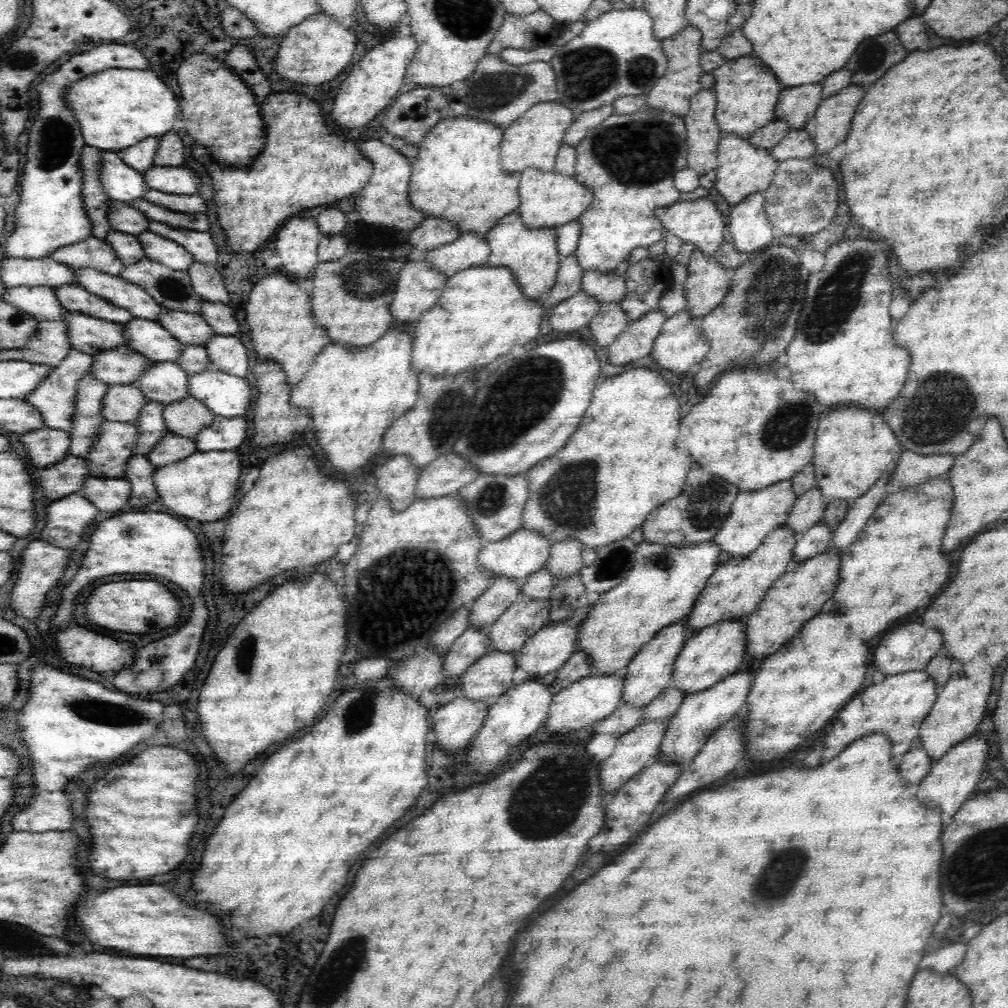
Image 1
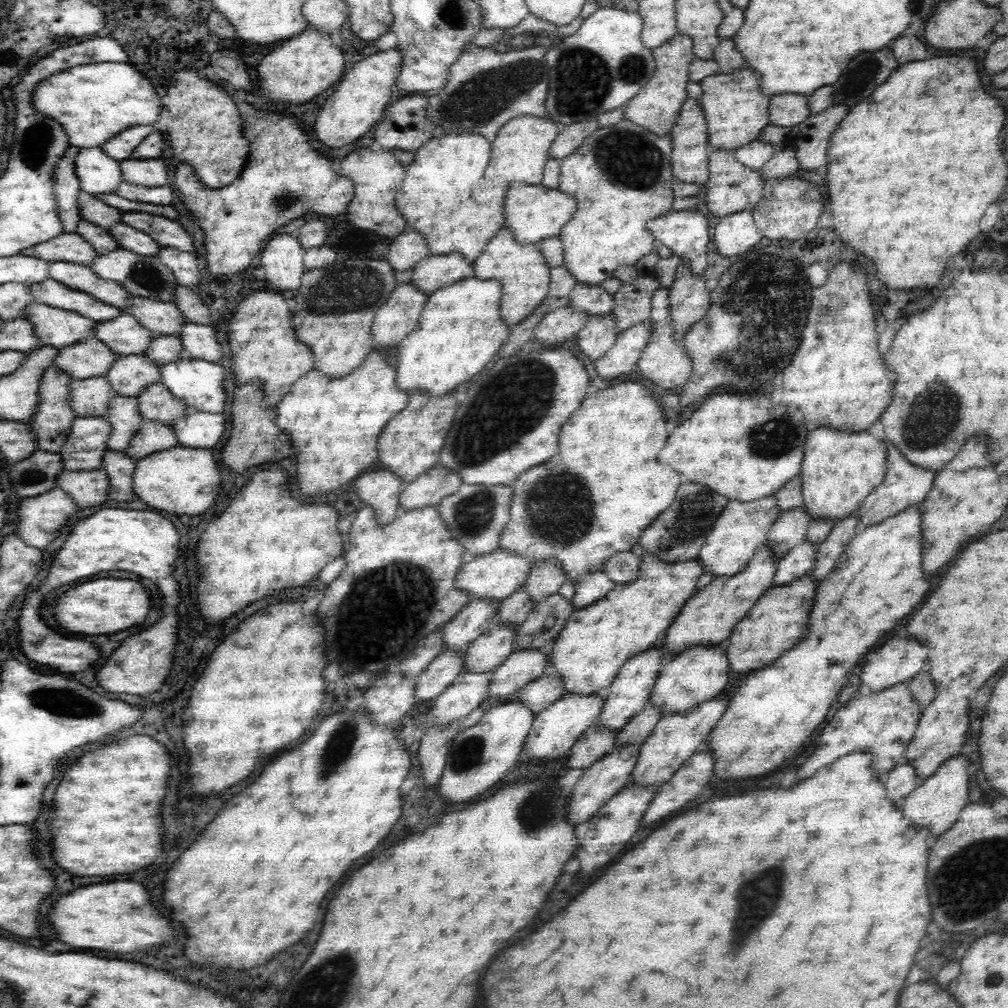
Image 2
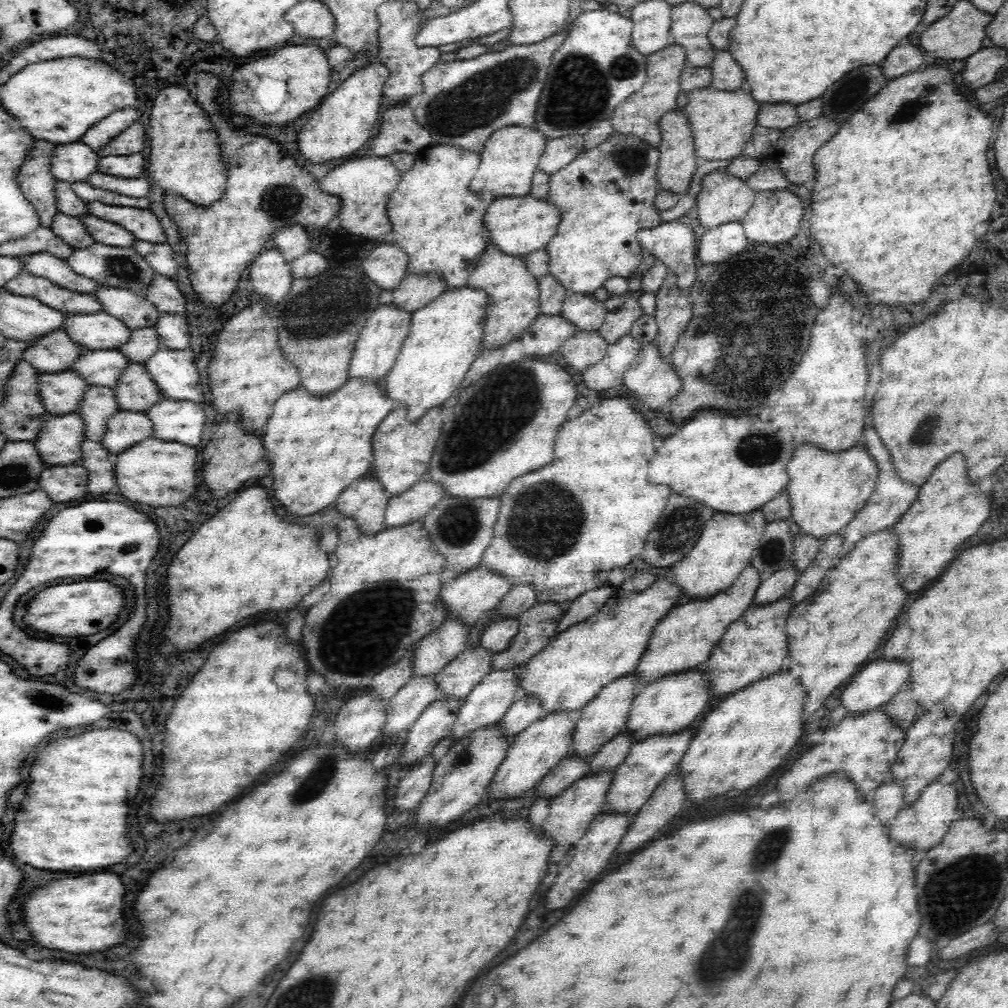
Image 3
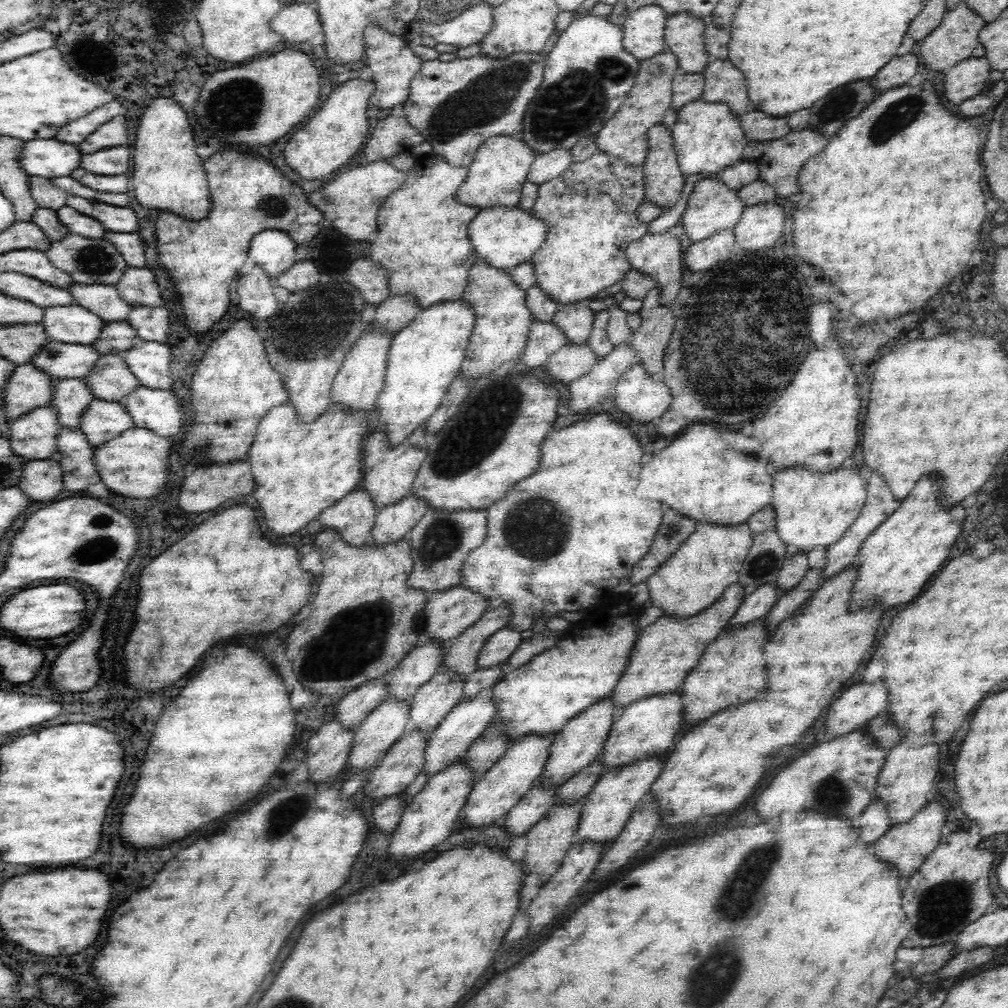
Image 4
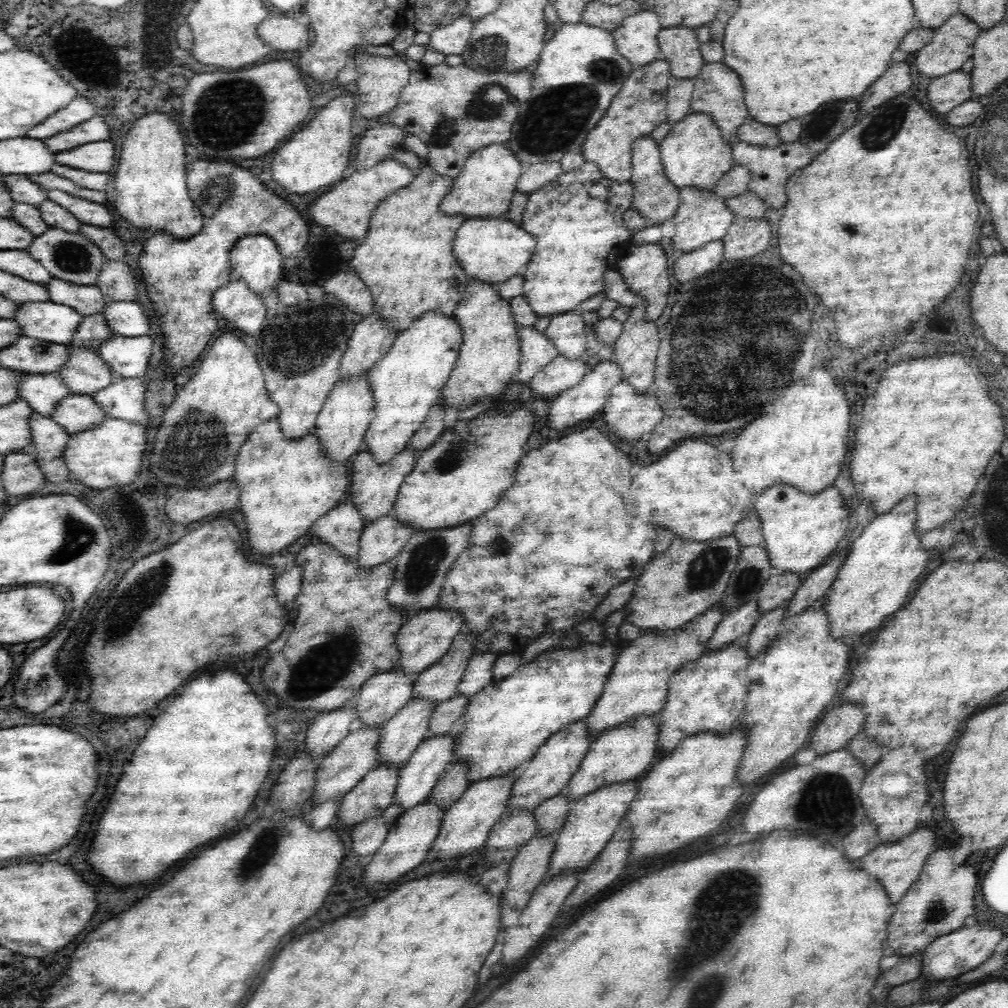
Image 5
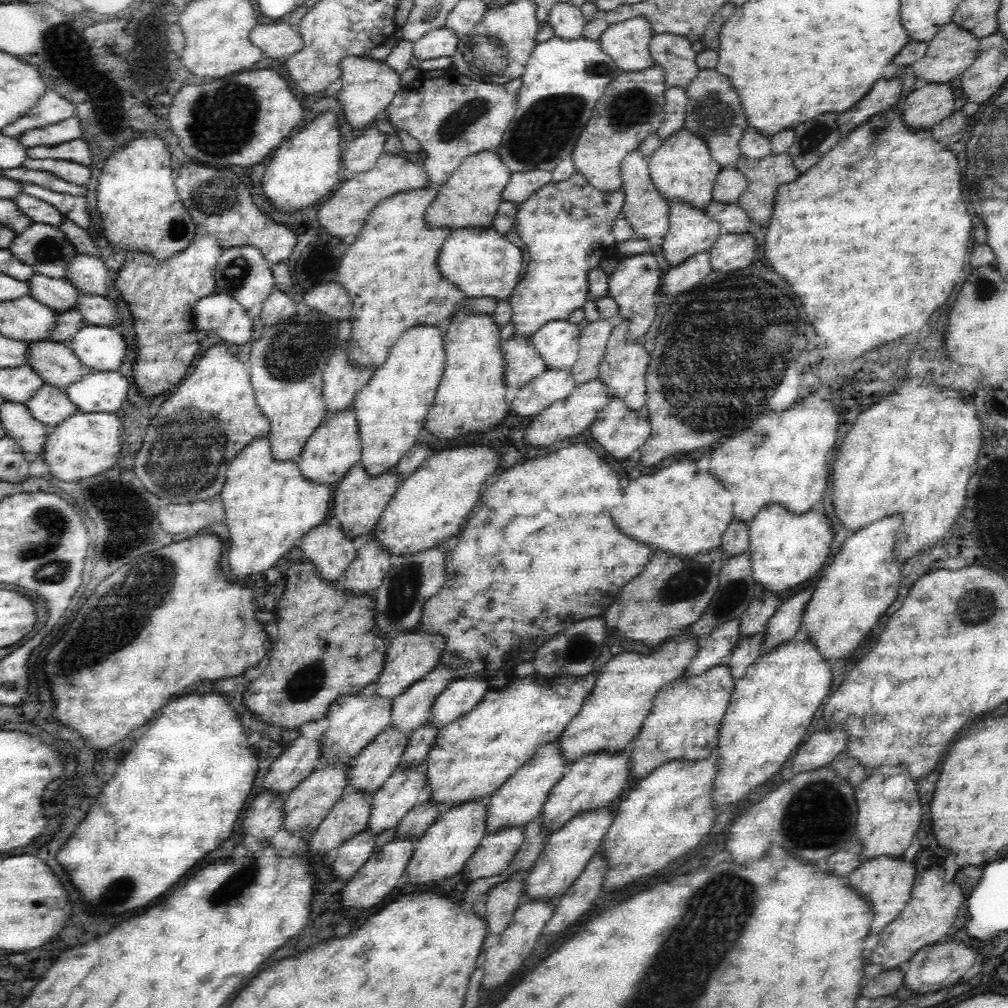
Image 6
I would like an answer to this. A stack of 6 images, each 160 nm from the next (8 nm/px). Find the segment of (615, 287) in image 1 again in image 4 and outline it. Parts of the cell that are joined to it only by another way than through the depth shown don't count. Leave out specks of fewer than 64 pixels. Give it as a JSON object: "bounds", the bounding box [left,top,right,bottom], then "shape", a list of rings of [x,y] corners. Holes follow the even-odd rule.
{"bounds":[553,302,594,344],"shape":[[[588,302],[562,304],[553,316],[553,323],[558,325],[572,344],[586,343],[593,329],[594,312]]]}

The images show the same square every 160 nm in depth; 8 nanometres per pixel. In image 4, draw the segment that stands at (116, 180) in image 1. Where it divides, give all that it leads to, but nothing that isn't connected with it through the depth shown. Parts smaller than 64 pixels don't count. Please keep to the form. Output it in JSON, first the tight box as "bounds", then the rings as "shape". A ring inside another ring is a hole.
{"bounds":[22,139,82,179],"shape":[[[54,139],[25,141],[22,150],[22,168],[29,176],[53,179],[70,176],[82,160],[78,145],[63,143]]]}

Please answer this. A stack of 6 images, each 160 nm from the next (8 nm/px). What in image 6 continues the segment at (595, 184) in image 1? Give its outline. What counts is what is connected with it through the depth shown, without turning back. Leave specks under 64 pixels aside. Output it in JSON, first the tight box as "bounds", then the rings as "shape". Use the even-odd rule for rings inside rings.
{"bounds":[511,171,625,336],"shape":[[[575,171],[566,180],[552,181],[539,188],[519,205],[515,230],[522,237],[530,254],[530,263],[526,275],[517,283],[511,294],[512,322],[516,326],[516,334],[530,336],[549,321],[566,320],[588,300],[590,270],[600,267],[602,260],[619,257],[616,248],[618,240],[615,240],[612,234],[612,226],[622,214],[624,203],[625,194],[622,188],[612,192],[595,190],[582,174]]]}

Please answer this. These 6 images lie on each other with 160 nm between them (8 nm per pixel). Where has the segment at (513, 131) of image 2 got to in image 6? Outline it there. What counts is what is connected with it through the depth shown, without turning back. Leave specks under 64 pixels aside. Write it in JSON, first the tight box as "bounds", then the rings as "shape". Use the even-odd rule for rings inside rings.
{"bounds":[426,150,514,228],"shape":[[[496,150],[478,152],[468,156],[452,173],[452,176],[438,186],[438,194],[434,202],[426,209],[426,225],[430,228],[486,228],[489,227],[503,200],[502,193],[514,174],[506,164],[499,159]]]}

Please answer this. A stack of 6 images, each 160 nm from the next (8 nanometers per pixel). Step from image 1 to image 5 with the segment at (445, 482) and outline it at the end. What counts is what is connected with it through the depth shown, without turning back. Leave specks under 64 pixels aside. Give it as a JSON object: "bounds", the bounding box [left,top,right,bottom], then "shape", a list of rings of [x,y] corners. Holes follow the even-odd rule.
{"bounds":[359,513,412,570],"shape":[[[392,513],[367,523],[359,540],[359,567],[369,570],[395,561],[412,535],[411,527],[399,522]]]}

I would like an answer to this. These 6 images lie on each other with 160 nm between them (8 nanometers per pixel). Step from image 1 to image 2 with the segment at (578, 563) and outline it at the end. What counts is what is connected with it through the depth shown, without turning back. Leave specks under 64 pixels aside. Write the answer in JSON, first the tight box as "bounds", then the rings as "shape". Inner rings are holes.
{"bounds":[524,559,566,602],"shape":[[[554,559],[536,563],[530,570],[530,575],[527,576],[524,591],[531,596],[534,602],[558,594],[566,582],[563,575],[563,568]]]}

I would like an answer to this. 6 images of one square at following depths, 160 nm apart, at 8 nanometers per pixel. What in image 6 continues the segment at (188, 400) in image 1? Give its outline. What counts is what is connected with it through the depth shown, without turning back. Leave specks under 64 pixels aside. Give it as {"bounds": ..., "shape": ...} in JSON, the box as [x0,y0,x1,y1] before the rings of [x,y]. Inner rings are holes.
{"bounds":[27,340,93,389],"shape":[[[50,340],[29,343],[27,366],[35,370],[42,381],[61,389],[93,371],[79,362],[66,343]]]}

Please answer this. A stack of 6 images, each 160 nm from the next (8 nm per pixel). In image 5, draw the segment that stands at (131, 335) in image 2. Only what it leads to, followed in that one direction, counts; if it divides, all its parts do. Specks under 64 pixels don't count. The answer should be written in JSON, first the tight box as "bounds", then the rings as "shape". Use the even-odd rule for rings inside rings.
{"bounds":[12,301,84,345],"shape":[[[37,301],[18,306],[12,318],[19,324],[22,336],[70,345],[84,316],[52,301]]]}

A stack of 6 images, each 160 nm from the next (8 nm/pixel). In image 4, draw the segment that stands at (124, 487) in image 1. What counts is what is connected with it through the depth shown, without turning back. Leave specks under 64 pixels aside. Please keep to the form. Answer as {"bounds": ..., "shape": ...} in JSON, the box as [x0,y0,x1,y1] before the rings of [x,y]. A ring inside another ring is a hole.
{"bounds":[17,458,65,503],"shape":[[[57,458],[26,461],[17,487],[36,503],[54,499],[65,490],[61,464]]]}

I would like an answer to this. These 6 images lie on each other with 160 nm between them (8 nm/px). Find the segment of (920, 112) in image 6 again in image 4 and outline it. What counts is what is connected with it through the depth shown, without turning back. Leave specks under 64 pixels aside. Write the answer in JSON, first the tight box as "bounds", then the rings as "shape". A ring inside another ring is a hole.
{"bounds":[944,55,990,105],"shape":[[[986,55],[972,56],[956,63],[944,76],[944,92],[952,104],[960,105],[965,100],[986,91],[990,78],[990,63]]]}

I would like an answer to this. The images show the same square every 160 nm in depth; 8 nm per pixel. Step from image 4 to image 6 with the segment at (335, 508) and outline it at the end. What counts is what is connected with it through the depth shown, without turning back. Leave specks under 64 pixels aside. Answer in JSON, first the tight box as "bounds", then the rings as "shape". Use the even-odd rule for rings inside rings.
{"bounds":[300,522,356,583],"shape":[[[336,522],[317,524],[300,540],[302,558],[313,563],[319,578],[327,583],[340,582],[356,557],[354,539],[348,538]]]}

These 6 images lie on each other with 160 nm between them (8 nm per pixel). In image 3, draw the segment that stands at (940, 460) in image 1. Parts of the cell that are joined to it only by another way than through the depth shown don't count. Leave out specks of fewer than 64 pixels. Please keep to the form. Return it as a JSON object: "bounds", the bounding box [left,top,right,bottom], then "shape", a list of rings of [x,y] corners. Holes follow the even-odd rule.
{"bounds":[842,424,920,554],"shape":[[[870,424],[868,428],[864,429],[864,438],[866,438],[866,450],[868,454],[873,457],[875,463],[878,465],[878,478],[876,483],[876,490],[866,499],[862,510],[859,510],[852,520],[842,529],[844,544],[842,547],[842,554],[850,552],[858,540],[862,540],[870,534],[880,532],[884,528],[893,526],[895,521],[903,515],[910,508],[911,504],[918,498],[920,486],[915,484],[911,486],[910,483],[904,483],[897,475],[895,466],[891,462],[891,454],[884,446],[882,440],[878,440],[878,434],[874,432],[874,425]]]}

